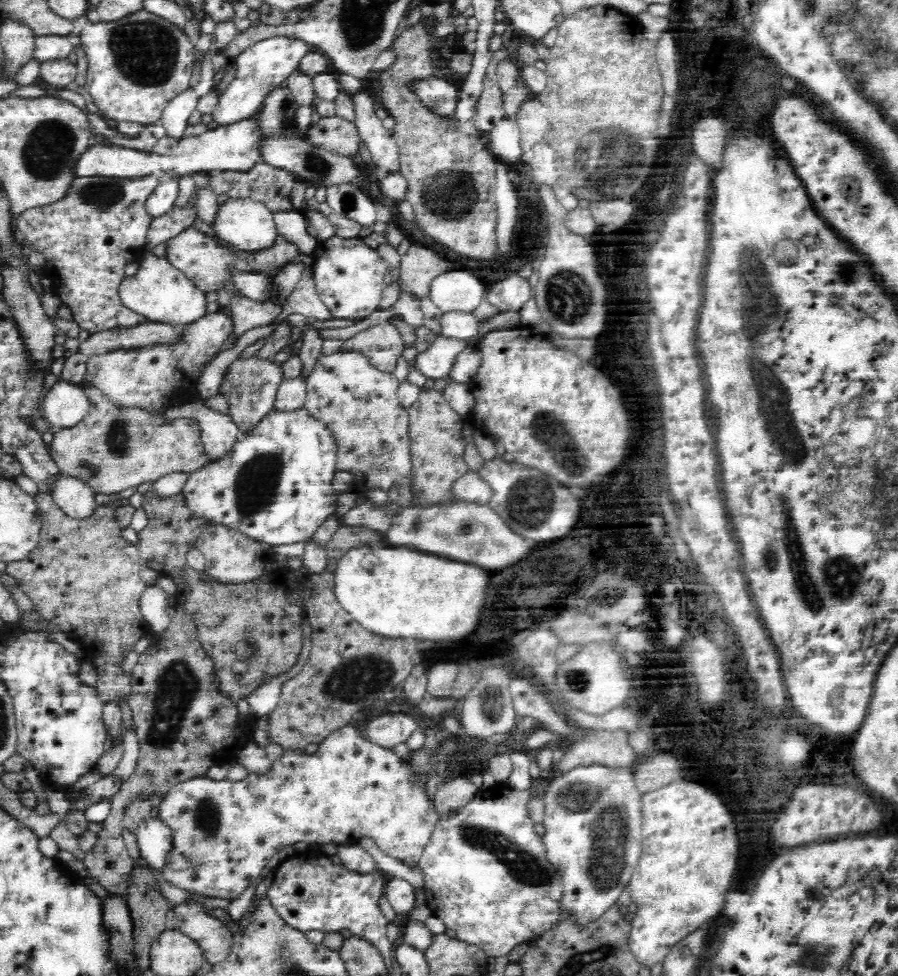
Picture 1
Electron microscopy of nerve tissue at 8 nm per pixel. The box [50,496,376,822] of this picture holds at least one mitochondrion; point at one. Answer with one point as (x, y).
(164, 717)

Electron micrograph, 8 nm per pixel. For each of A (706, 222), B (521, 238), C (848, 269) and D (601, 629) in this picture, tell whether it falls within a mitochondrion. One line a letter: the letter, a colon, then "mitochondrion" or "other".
A: other
B: other
C: mitochondrion
D: other

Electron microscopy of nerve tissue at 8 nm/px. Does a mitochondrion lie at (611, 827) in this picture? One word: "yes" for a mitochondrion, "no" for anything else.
yes

